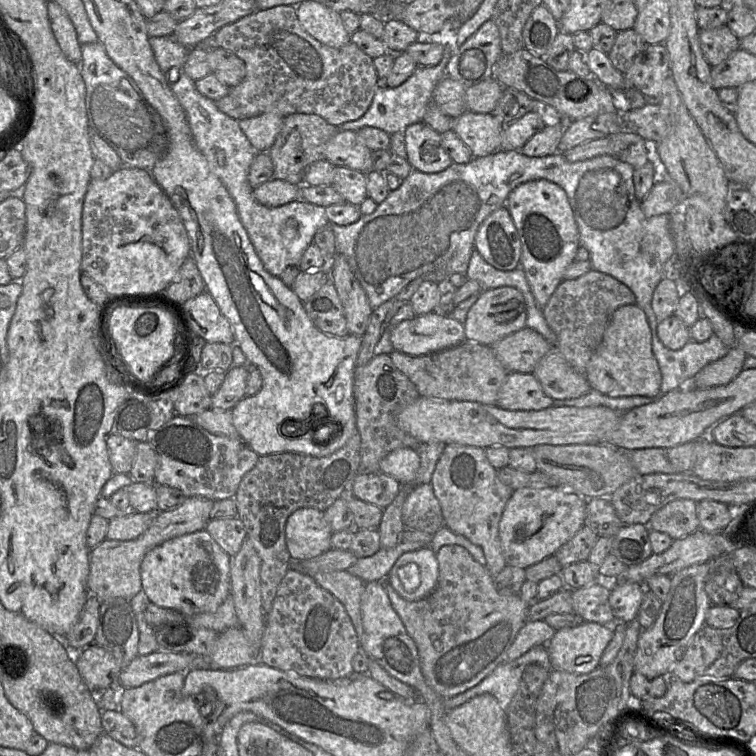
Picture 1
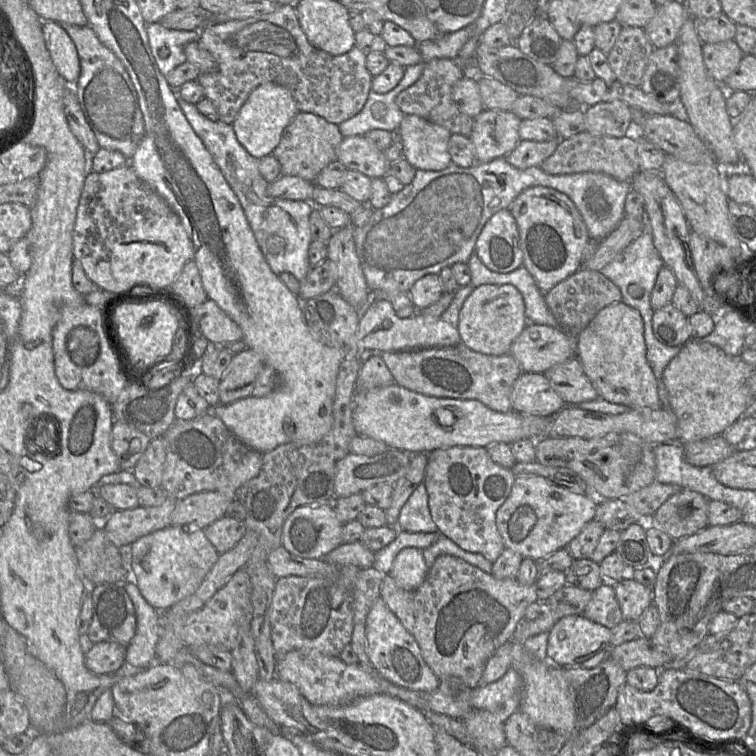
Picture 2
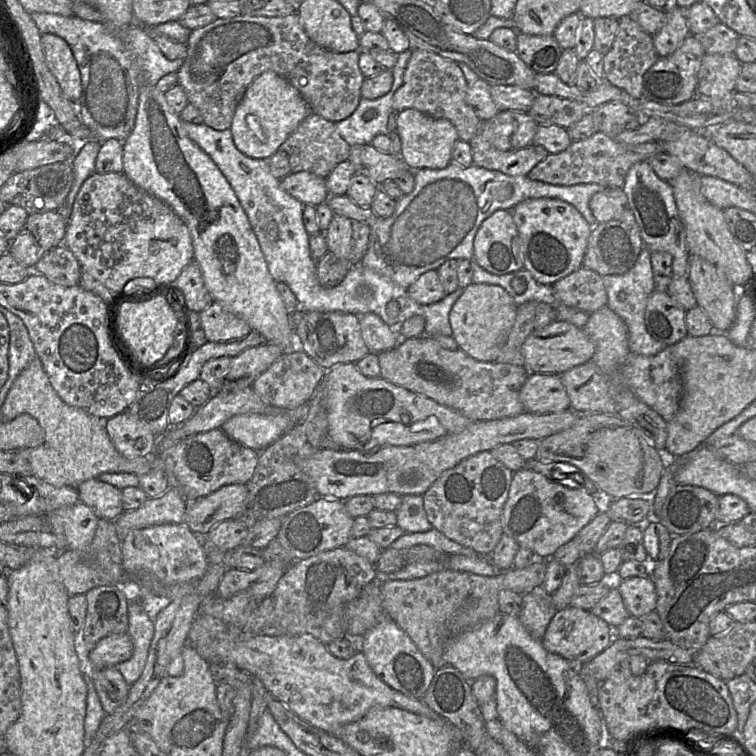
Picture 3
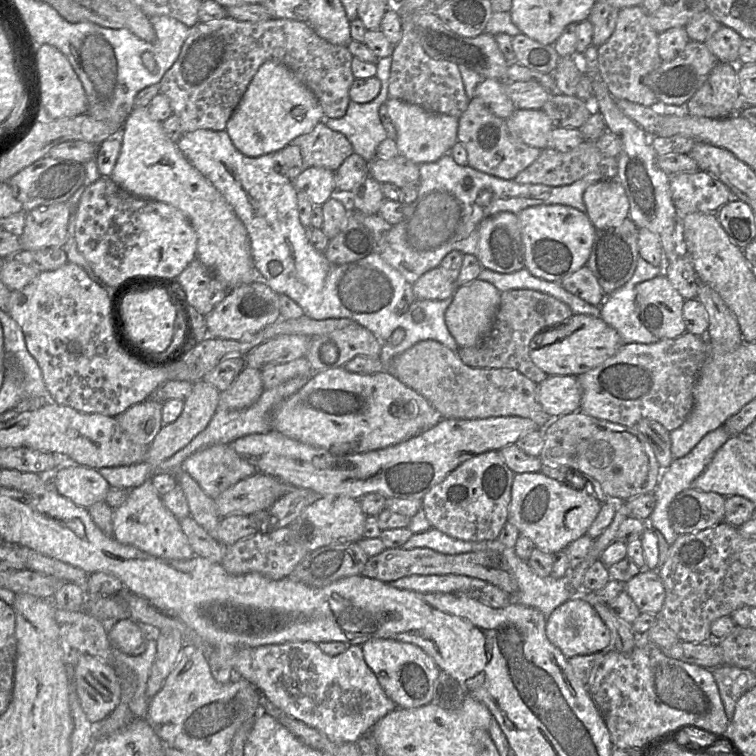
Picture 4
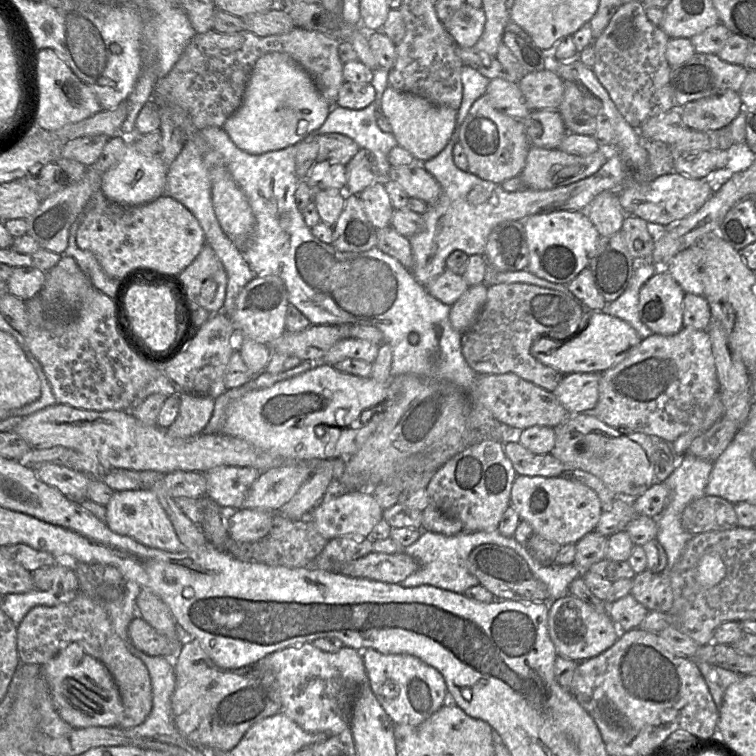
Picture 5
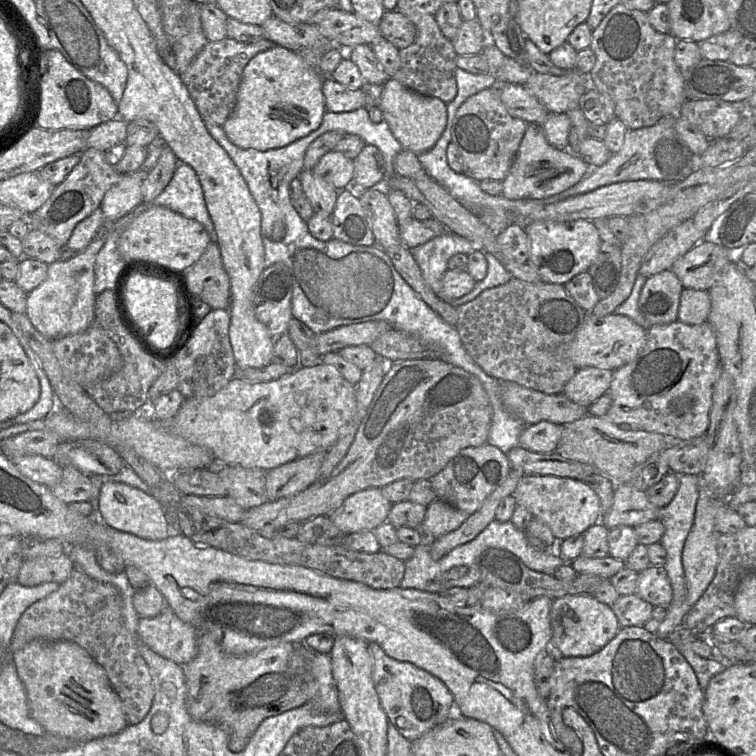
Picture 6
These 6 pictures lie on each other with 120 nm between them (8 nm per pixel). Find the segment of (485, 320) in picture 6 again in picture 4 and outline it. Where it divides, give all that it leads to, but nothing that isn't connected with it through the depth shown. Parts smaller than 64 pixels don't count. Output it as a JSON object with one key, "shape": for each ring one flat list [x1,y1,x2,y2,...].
{"shape":[[515,289,501,292,500,303,489,332,475,346,458,349,462,362,475,368,510,368,519,371,536,384,548,375,531,360,530,342,544,328,554,328,573,315,561,300,540,291]]}

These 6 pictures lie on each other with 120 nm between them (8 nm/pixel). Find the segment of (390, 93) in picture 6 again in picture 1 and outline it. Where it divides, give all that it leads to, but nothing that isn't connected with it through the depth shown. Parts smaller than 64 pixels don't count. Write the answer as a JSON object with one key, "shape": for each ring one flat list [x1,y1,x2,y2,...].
{"shape":[[423,121,409,125,404,137,406,160,414,170,438,173,453,163,442,146,441,134]]}

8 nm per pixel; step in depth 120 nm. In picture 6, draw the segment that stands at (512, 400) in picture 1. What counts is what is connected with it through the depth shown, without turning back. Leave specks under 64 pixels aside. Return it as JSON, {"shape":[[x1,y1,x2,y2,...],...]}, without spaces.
{"shape":[[598,367,578,369,565,385,562,394,571,401,589,408,608,393,614,370]]}

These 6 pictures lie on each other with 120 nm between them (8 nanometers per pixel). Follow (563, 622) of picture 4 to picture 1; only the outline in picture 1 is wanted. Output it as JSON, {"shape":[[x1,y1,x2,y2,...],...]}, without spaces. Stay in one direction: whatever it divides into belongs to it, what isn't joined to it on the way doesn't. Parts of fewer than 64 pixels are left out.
{"shape":[[587,621,557,630,546,644,552,669,572,674,592,672,613,636,611,625]]}

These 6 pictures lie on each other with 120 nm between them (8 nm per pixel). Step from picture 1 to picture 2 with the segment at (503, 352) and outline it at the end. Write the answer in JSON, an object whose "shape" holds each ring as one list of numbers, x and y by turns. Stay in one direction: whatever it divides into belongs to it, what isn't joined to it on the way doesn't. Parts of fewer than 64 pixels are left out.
{"shape":[[528,323,512,343,509,354,518,362,523,373,544,373,549,368,576,356,576,337,567,330]]}

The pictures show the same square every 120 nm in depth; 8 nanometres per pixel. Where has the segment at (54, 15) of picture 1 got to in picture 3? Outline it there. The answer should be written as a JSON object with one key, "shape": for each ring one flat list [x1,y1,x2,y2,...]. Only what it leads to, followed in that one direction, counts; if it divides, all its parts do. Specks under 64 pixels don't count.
{"shape":[[41,34,46,64,60,85,63,95,78,102,81,95,81,78,77,62,68,43,61,37]]}

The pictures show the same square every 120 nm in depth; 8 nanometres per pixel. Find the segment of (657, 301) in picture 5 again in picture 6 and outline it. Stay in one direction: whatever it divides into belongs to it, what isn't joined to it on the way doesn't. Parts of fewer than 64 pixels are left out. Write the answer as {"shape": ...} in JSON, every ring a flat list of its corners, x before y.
{"shape":[[671,270,648,277,638,300,641,314,652,325,677,321,683,289,682,283]]}

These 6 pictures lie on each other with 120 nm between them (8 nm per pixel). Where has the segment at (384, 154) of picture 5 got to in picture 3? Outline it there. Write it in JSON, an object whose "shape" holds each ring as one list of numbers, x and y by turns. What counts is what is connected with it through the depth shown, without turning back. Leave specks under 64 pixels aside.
{"shape":[[409,49,397,54,397,62,391,69,393,85,387,94,378,99,361,98,355,111,347,118,335,123,338,133,350,146,371,144,375,136,388,135,387,122,393,111,392,98,403,83]]}

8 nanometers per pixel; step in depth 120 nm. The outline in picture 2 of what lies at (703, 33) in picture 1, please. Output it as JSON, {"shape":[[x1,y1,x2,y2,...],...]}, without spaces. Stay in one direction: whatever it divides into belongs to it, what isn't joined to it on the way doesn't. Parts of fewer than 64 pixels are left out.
{"shape":[[735,39,719,43,702,43,703,61,709,75,719,84,738,67,744,53]]}

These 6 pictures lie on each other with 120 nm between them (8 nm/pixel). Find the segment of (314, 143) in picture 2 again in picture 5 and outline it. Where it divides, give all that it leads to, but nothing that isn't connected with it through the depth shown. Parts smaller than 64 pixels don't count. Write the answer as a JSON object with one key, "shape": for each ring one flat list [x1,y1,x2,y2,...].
{"shape":[[340,133,316,135,319,144,317,161,338,162,347,165,360,146,349,136]]}

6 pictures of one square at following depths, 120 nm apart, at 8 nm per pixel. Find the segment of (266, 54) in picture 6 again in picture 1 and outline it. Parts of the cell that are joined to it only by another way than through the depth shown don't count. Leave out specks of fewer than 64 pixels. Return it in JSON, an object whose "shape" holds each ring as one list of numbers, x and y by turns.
{"shape":[[275,113,238,120,239,126,256,152,268,152,280,132,284,117]]}

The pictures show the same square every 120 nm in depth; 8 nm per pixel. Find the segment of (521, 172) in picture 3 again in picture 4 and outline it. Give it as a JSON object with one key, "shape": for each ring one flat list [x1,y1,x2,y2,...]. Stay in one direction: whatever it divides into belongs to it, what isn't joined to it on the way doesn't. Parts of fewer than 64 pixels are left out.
{"shape":[[479,98,470,100,468,108,459,117,458,142,462,143,468,155,468,166,504,179,514,180,515,177,532,165,542,150,528,146,513,138,506,120,495,116]]}

